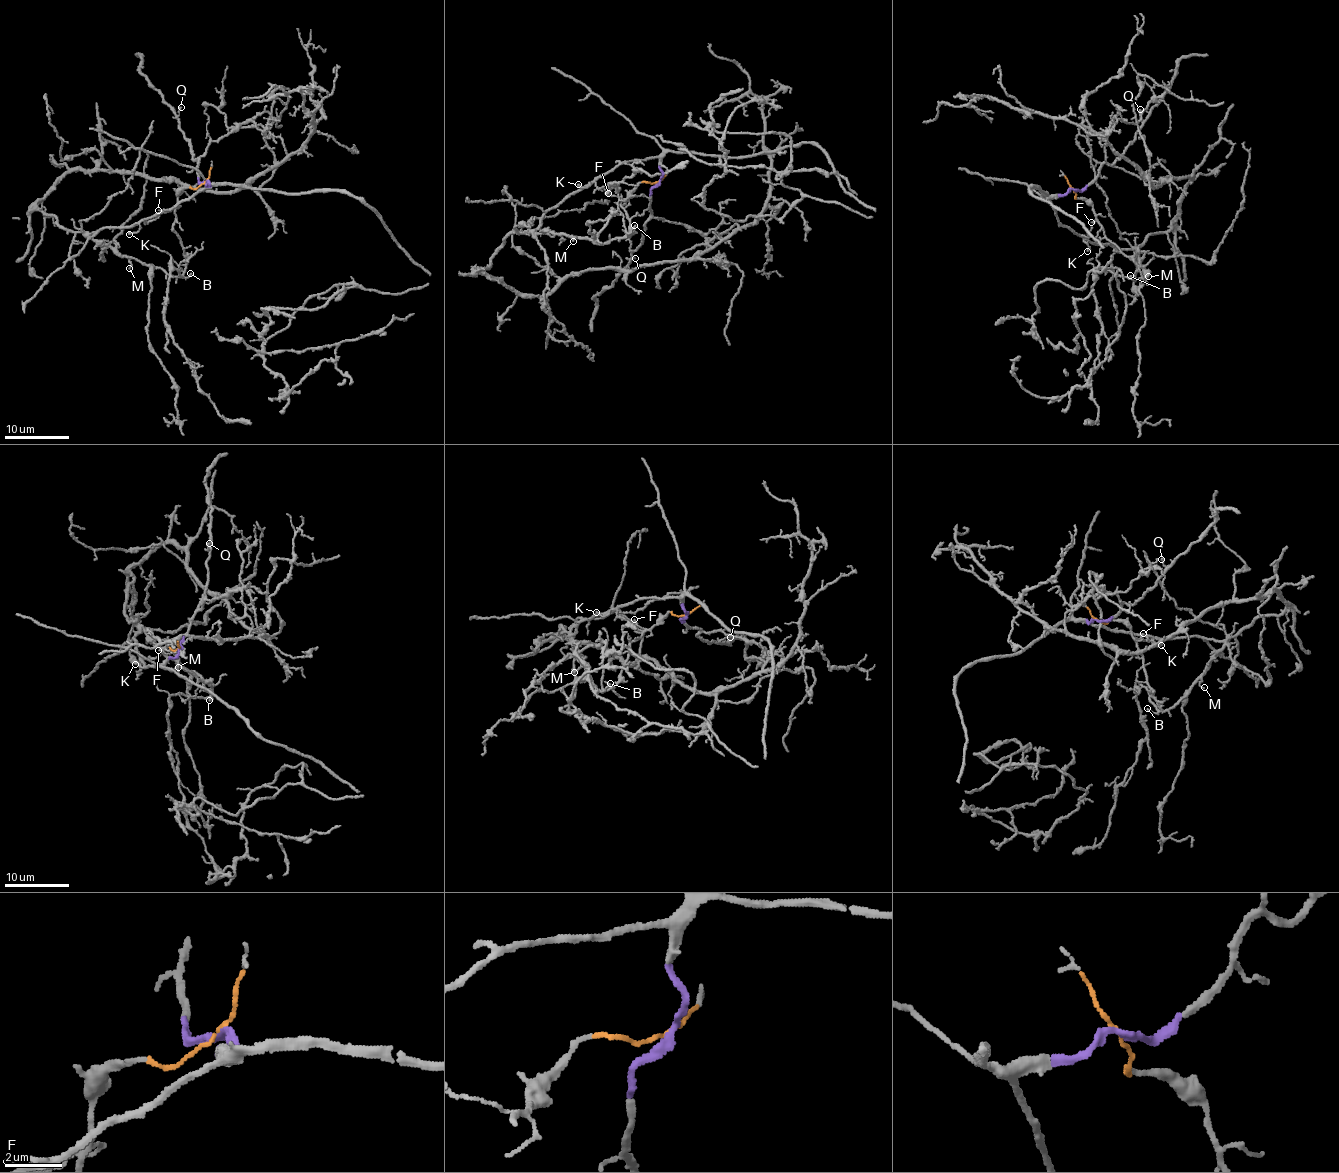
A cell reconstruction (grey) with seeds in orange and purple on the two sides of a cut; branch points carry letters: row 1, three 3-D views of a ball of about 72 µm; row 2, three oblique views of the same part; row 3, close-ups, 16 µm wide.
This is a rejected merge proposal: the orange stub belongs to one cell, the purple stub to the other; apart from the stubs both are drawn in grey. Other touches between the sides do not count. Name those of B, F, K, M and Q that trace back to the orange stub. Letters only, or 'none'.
B, F, M

